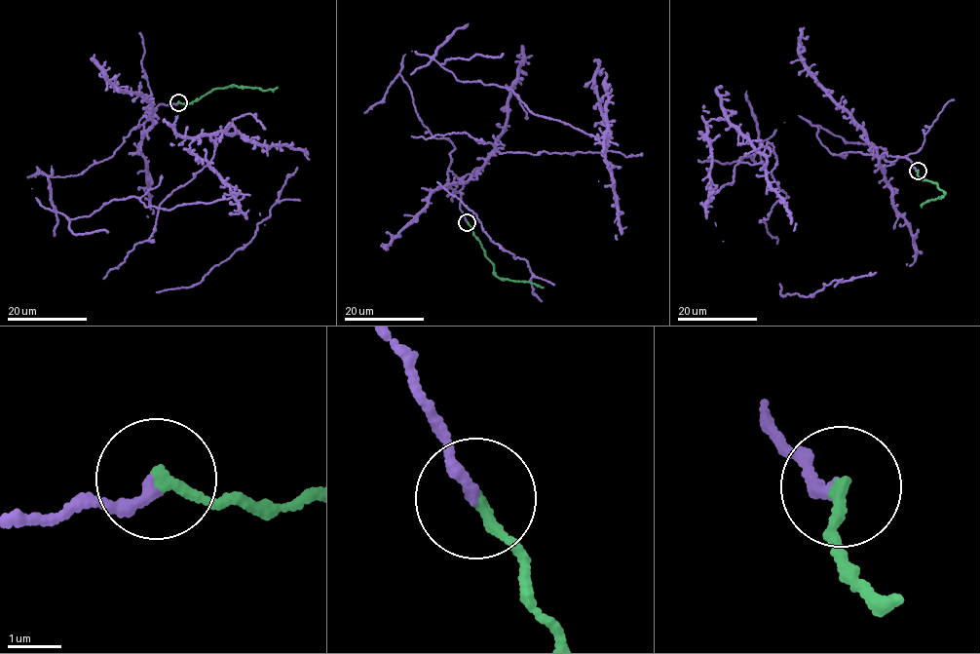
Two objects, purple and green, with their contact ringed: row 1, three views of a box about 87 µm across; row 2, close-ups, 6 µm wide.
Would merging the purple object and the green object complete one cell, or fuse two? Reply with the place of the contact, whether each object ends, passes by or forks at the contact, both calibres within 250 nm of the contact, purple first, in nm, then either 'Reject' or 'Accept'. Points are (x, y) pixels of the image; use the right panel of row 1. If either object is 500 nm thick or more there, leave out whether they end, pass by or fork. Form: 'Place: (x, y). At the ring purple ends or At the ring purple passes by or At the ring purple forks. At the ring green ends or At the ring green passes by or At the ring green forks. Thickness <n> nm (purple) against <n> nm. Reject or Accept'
Place: (918, 171). At the ring purple ends. At the ring green ends. Thickness 240 nm (purple) against 220 nm. Accept

